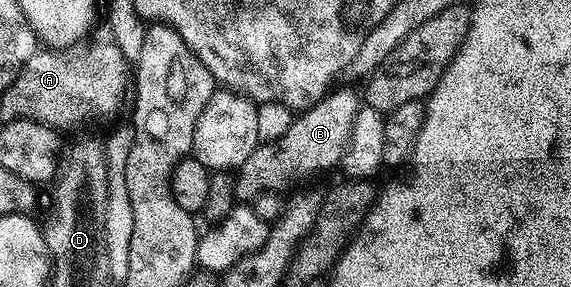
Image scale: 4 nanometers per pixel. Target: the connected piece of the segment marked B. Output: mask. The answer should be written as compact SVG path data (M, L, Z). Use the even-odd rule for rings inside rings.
M333 88L314 107L303 110L293 120L290 131L276 141L265 141L235 170L236 200L251 203L266 193L287 194L287 189L341 164L353 140L355 117L362 106L362 97L352 89Z

